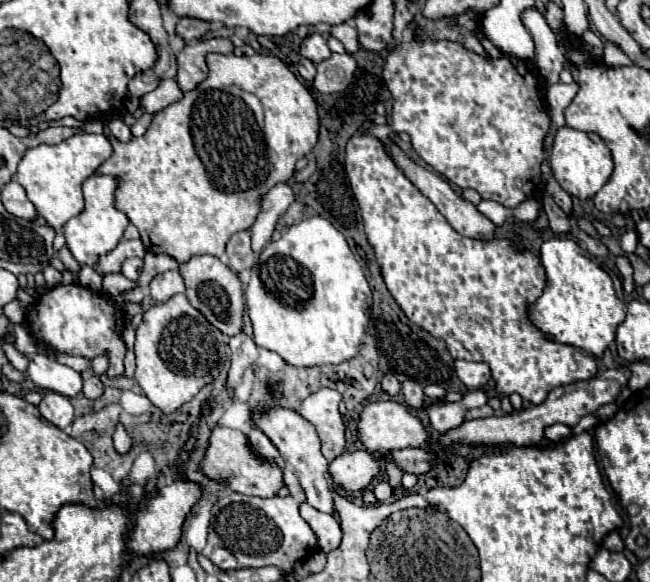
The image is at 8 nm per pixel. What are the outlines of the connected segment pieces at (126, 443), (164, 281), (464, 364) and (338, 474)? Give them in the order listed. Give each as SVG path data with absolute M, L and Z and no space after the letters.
M118 423L118 425L116 425L116 431L114 431L114 449L116 449L120 455L124 455L124 453L130 451L132 443L134 443L134 441L132 441L132 437L128 435L126 427L124 427L122 423Z
M178 271L160 273L160 275L156 275L154 281L150 283L150 297L152 297L156 303L164 303L164 301L168 301L172 295L184 293L184 291L186 291L184 279L180 277Z
M456 361L454 371L458 379L468 387L484 387L490 381L490 367L486 363L472 363L472 361Z
M354 451L336 457L330 463L328 473L332 475L336 487L342 487L346 491L362 491L378 475L382 465L384 455L376 457L370 451Z

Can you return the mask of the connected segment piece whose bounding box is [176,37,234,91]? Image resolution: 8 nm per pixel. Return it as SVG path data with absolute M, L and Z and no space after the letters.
M204 39L196 45L186 45L178 55L178 75L176 83L182 91L192 91L208 75L204 57L208 53L232 53L234 45L230 39Z

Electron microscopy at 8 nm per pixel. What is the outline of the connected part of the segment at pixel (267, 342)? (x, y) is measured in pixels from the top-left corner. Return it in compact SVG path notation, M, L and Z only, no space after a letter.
M322 217L304 219L288 227L278 241L268 243L246 287L246 307L254 327L254 343L278 353L294 367L340 365L354 359L370 325L370 305L372 291L360 263L350 251L344 235Z

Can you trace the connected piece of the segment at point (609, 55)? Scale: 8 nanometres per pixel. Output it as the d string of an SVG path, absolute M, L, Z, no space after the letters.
M604 41L604 59L606 59L606 65L630 65L630 59L626 57L626 53L620 51L610 41Z

